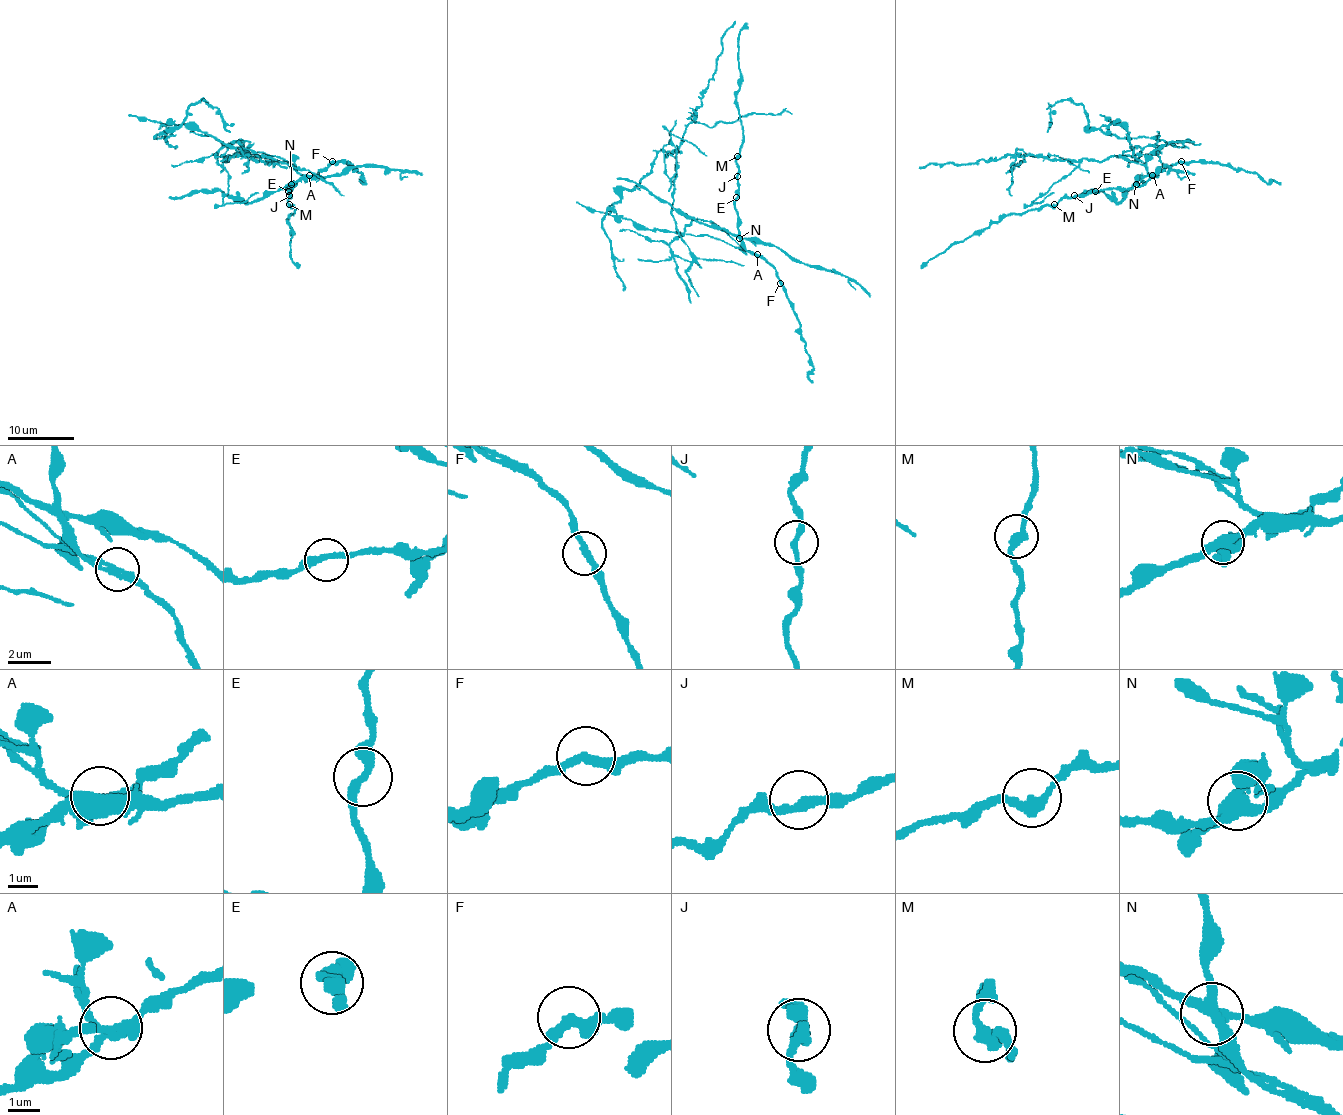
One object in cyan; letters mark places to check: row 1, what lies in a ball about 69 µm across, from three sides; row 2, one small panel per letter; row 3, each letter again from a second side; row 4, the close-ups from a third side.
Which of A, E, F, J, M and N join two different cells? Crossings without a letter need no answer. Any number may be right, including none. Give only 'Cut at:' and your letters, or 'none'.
Cut at: A, N

